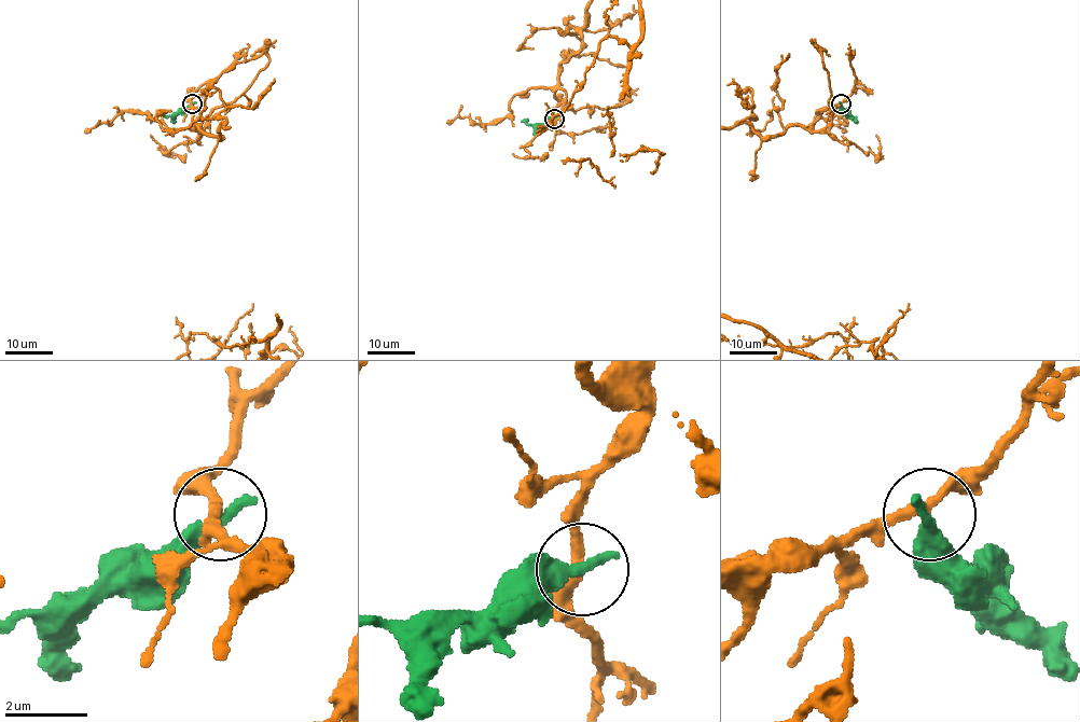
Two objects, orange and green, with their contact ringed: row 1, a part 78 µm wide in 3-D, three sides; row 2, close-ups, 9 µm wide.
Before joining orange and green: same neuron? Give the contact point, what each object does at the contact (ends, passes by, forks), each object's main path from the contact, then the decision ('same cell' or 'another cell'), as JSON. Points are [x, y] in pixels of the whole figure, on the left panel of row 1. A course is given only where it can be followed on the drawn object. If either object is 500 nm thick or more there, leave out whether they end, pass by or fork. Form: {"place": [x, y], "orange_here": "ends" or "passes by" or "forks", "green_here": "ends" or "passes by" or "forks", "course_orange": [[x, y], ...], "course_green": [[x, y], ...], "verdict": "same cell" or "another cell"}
{"place": [192, 103], "orange_here": "passes by", "green_here": "ends", "verdict": "another cell"}

